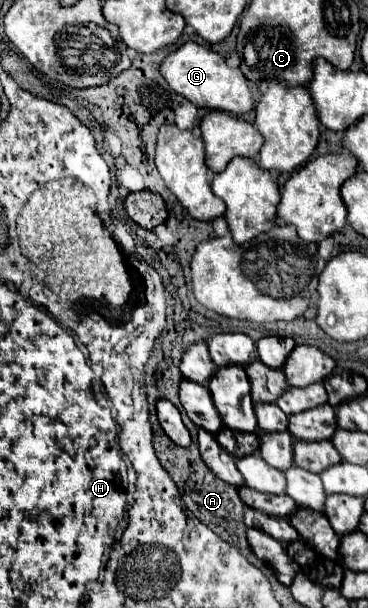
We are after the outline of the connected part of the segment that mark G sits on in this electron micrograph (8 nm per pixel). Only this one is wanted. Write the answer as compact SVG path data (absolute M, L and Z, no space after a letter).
M194 41L184 43L180 49L172 51L162 67L160 73L168 81L168 85L188 101L192 101L196 107L204 107L210 111L224 111L230 115L246 115L254 107L254 99L248 87L248 79L242 75L240 67L228 67L226 59L210 51Z

